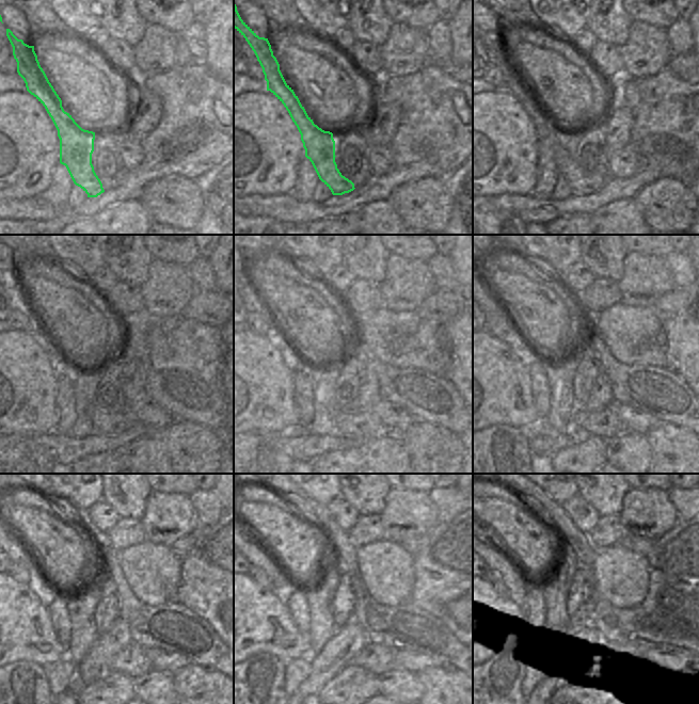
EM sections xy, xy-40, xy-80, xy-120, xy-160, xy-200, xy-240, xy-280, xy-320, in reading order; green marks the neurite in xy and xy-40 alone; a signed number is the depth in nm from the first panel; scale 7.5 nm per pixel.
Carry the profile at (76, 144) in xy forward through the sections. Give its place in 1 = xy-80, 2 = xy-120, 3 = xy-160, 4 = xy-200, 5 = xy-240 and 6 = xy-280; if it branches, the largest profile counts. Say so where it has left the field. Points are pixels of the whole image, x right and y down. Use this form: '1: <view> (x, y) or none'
1: xy-80 (501, 57)
2: xy-120 (21, 302)
3: xy-160 (365, 425)
4: xy-200 (605, 422)
5: xy-240 (132, 661)
6: xy-280 (377, 659)

